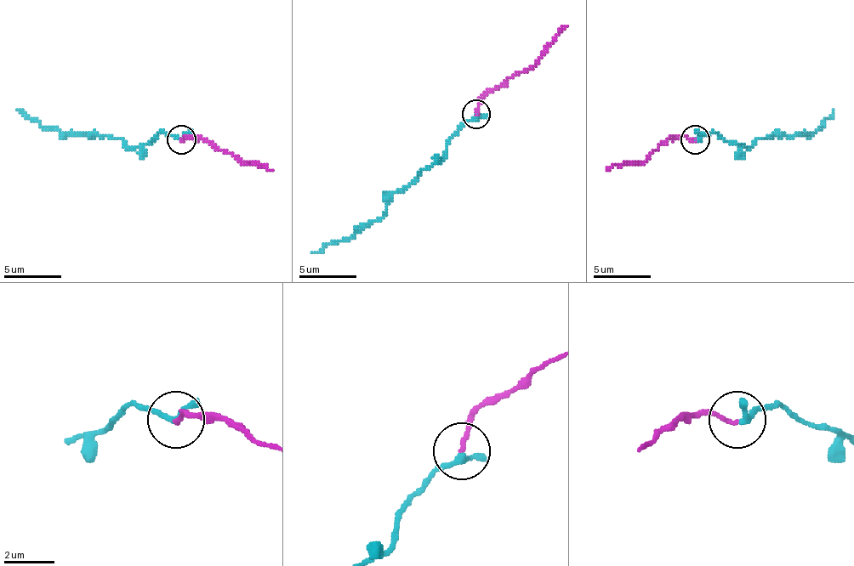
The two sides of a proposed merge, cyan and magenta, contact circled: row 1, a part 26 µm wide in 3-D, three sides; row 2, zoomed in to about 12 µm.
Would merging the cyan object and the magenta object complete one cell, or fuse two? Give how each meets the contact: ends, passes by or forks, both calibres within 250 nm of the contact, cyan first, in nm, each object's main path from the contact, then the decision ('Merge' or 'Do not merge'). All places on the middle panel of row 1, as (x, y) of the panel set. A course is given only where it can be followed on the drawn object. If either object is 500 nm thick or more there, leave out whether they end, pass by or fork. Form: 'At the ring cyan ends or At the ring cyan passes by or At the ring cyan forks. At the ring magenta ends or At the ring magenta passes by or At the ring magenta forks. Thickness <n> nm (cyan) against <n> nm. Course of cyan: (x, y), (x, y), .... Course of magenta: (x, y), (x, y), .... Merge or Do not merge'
At the ring cyan ends. At the ring magenta ends. Thickness 280 nm (cyan) against 160 nm. Course of cyan: (475, 115), (455, 135), (444, 158), (398, 189), (384, 215), (311, 252). Course of magenta: (475, 115), (478, 103), (536, 63), (567, 25). Do not merge

